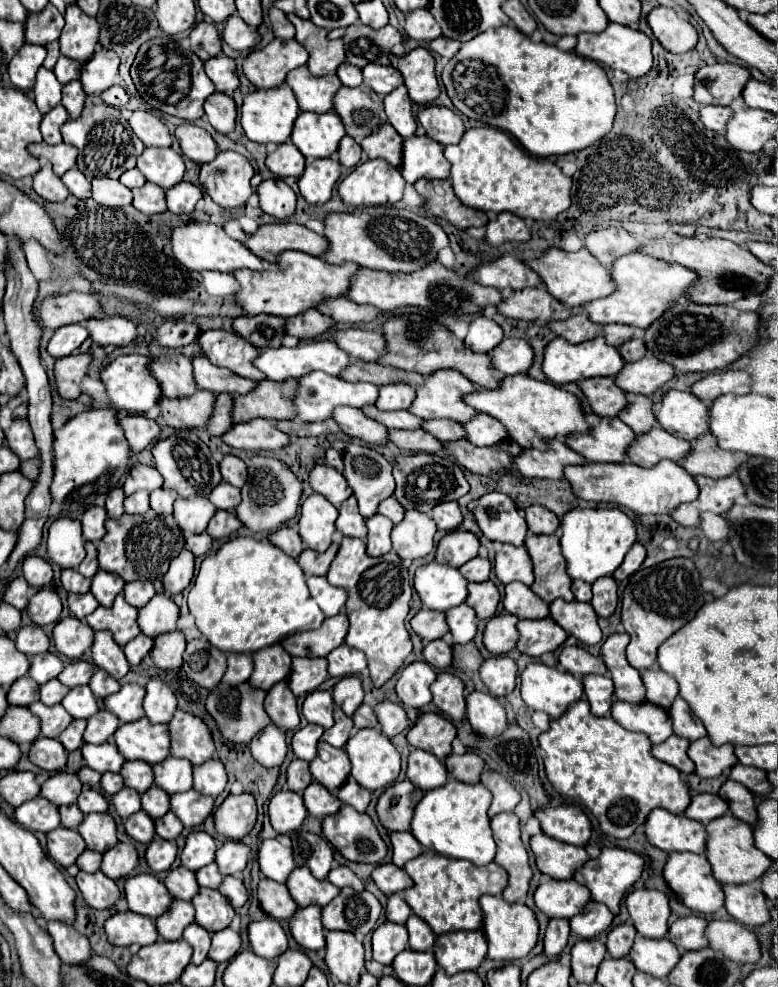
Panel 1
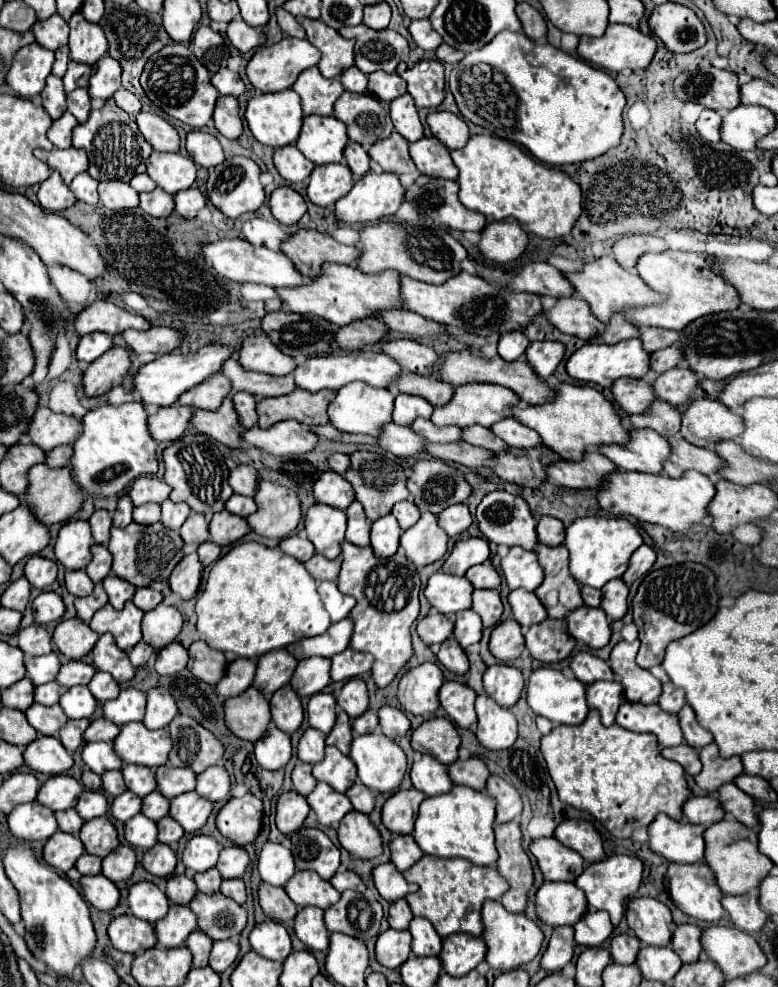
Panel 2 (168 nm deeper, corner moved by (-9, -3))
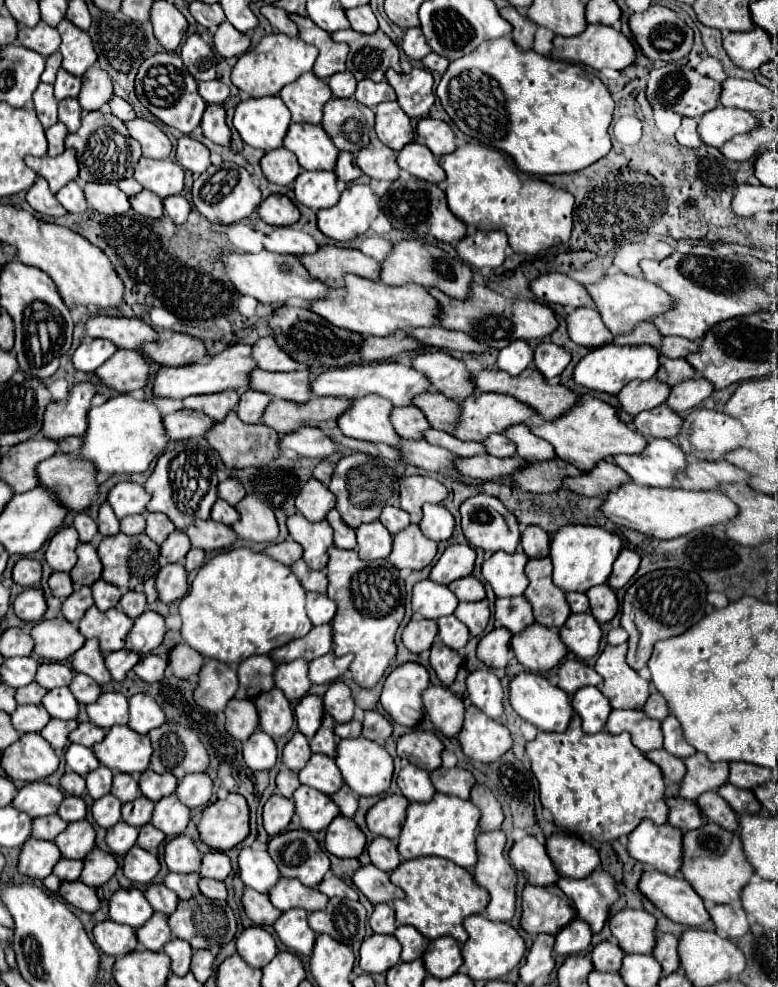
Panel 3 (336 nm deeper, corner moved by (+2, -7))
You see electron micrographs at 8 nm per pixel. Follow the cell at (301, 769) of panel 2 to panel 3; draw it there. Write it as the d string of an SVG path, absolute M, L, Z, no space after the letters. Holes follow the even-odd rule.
M282 769L276 777L276 787L278 787L278 793L284 795L284 797L292 797L292 793L300 787L300 781L298 781L298 773L290 771L290 769Z

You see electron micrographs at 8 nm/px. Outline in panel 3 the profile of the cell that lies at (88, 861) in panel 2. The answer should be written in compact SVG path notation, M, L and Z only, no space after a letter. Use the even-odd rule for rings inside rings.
M60 859L54 867L54 875L58 875L62 881L78 881L82 873L84 863L82 861L70 861L70 859Z

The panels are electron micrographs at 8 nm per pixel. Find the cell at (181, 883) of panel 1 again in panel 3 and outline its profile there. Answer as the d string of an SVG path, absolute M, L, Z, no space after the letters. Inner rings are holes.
M150 885L146 891L146 899L150 901L154 911L162 911L166 915L172 915L176 911L178 901L180 901L178 895L164 885Z

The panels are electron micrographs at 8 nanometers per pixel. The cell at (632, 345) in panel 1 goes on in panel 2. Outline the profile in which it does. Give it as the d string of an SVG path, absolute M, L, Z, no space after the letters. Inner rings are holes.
M667 347L667 349L661 349L657 353L651 353L651 373L653 375L661 375L673 367L679 367L685 363L685 357L681 355L679 347Z

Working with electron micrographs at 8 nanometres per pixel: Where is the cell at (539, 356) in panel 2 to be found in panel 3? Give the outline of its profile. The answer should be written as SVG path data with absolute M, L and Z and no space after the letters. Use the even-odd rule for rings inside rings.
M540 343L534 351L534 365L546 377L556 377L570 363L570 353L554 343Z

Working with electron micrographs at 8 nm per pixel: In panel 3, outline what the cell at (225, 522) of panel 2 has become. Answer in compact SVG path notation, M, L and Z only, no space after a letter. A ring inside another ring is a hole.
M194 519L194 523L186 529L192 547L204 549L204 551L216 551L216 549L228 549L234 545L238 535L232 531L230 525L216 523L212 519Z

